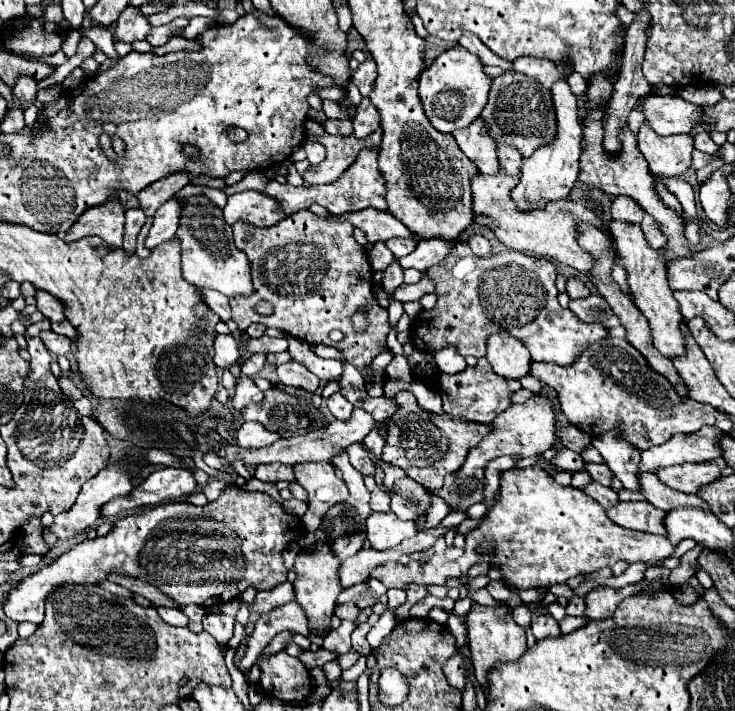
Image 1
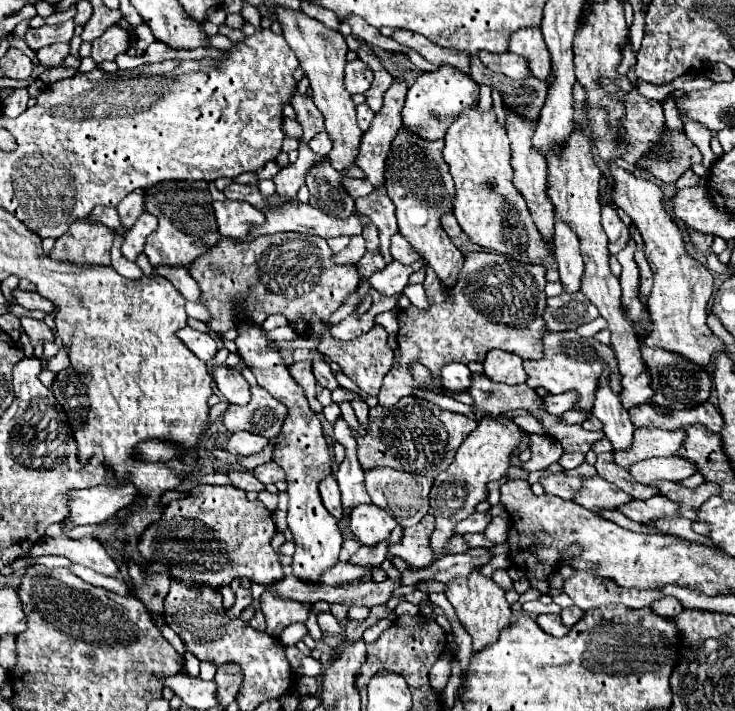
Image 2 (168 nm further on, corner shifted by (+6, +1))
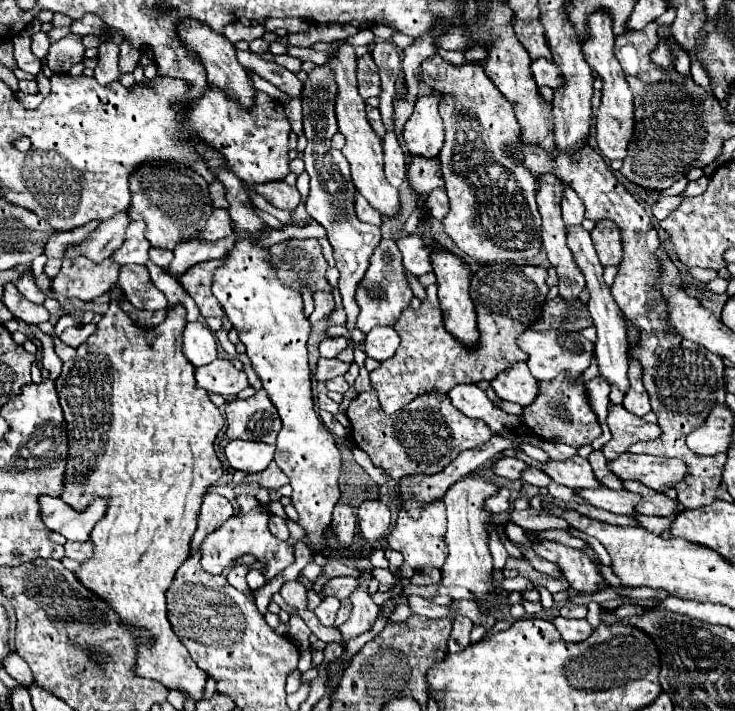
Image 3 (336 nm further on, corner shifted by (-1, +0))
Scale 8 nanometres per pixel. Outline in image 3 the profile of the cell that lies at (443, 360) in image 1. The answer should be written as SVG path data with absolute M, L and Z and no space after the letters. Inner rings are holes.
M472 383L452 387L448 391L448 395L456 409L460 409L466 417L484 421L492 433L514 431L520 427L520 419L516 415L508 415L508 413L496 409L494 403L486 397L486 393Z

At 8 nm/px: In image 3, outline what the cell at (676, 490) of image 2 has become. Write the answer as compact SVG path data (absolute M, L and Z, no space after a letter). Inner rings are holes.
M624 481L622 483L624 489L632 491L632 493L638 493L642 495L642 503L638 503L636 511L638 513L644 513L644 515L660 515L660 517L666 517L666 515L672 515L674 509L676 509L676 499L668 499L664 497L662 493L656 493L656 491L650 491L648 487L644 487L642 483L638 481Z

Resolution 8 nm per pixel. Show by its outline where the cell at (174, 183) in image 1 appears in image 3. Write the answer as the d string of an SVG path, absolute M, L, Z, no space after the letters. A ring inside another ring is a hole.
M126 211L114 215L108 221L102 221L80 245L68 245L64 251L64 257L76 259L76 257L84 255L94 263L102 263L122 245L128 223L130 223L130 219L128 219Z

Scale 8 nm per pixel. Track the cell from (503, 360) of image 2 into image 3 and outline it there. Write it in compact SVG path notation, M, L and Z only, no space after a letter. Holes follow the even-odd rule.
M514 363L490 385L500 399L518 403L520 407L528 407L538 395L538 381L532 377L526 363Z

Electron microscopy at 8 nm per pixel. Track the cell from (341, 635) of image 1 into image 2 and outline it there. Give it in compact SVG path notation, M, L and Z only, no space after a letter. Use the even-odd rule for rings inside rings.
M323 612L317 616L317 622L319 622L319 628L323 634L341 634L341 624L335 616L331 616L329 612Z

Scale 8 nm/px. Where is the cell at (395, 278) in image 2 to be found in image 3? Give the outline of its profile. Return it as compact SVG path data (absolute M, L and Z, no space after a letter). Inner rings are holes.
M402 269L388 273L390 275L382 277L380 281L370 281L366 271L356 287L354 299L360 307L356 329L360 329L364 335L370 333L370 329L376 325L394 327L414 297Z

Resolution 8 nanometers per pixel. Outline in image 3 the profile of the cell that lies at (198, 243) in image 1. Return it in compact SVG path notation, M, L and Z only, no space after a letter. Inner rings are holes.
M166 159L158 163L142 163L142 167L130 175L130 195L132 201L128 215L132 219L142 217L146 223L146 239L152 247L160 249L174 249L184 237L204 231L204 225L214 211L210 205L206 179L190 167L182 167Z

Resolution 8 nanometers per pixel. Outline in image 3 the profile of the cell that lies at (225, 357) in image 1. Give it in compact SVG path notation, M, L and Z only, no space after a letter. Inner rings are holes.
M200 321L184 327L184 355L194 367L202 367L216 359L216 337Z

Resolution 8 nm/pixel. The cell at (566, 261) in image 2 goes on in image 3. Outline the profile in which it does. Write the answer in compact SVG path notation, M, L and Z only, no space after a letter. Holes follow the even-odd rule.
M564 185L564 193L562 193L562 219L566 225L576 225L576 223L582 223L584 219L584 203L578 199L576 191L572 187L566 187Z

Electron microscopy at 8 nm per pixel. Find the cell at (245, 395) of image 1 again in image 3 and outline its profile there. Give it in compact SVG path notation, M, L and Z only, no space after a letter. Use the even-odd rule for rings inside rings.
M214 359L212 363L196 369L196 387L206 389L208 393L218 393L224 399L236 397L242 389L248 387L244 371L238 371L230 361Z

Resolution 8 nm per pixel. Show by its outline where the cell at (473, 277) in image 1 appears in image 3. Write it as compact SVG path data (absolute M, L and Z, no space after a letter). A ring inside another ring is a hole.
M514 263L484 265L476 275L472 275L472 299L478 313L480 343L474 351L470 351L444 329L436 285L430 285L426 289L426 301L420 305L420 309L408 307L398 321L396 329L402 337L402 343L396 355L382 361L380 367L370 373L372 387L378 391L382 409L390 415L406 407L424 391L448 393L448 389L458 383L492 381L506 367L526 361L526 353L516 347L516 339L524 329L530 327L530 323L538 321L546 293L546 269L542 267Z

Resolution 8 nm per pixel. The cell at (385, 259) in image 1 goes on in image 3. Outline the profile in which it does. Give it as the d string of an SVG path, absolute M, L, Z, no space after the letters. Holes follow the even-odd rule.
M354 193L354 209L356 209L356 215L360 221L366 221L366 223L376 225L376 227L382 225L382 217L378 215L378 211L374 211L370 207L370 203L366 203L366 199L358 193Z

